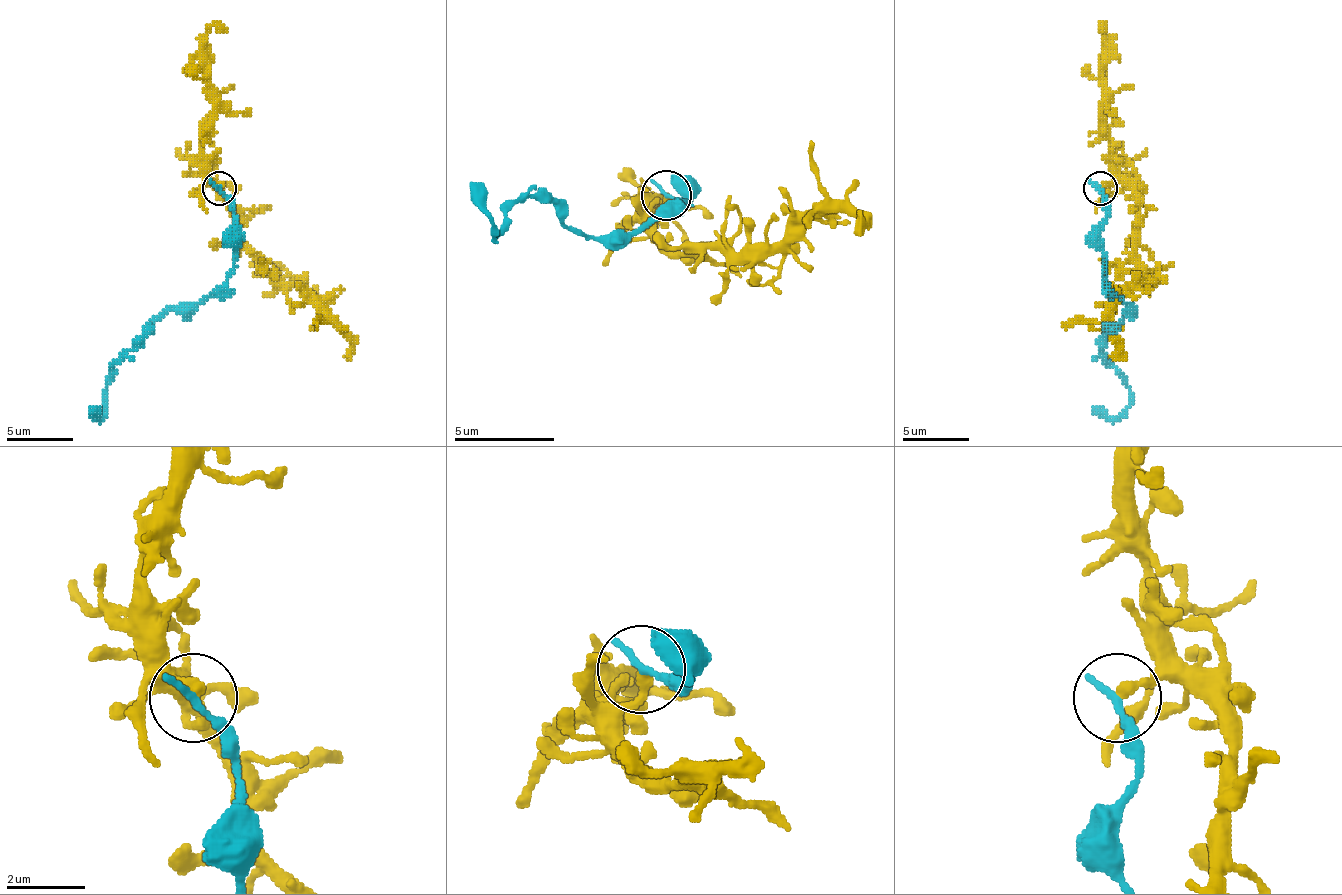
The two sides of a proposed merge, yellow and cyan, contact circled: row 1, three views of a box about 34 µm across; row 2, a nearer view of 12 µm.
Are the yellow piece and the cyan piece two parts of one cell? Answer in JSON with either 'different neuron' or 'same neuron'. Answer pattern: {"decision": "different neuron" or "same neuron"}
{"decision": "different neuron"}

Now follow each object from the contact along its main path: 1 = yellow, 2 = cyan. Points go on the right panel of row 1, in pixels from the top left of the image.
1: (1099, 186), (1123, 182), (1139, 202), (1139, 279), (1113, 313), (1113, 340), (1119, 346), (1109, 360)
2: (1099, 189), (1103, 273), (1129, 306), (1103, 356), (1129, 403), (1116, 417), (1093, 407)

